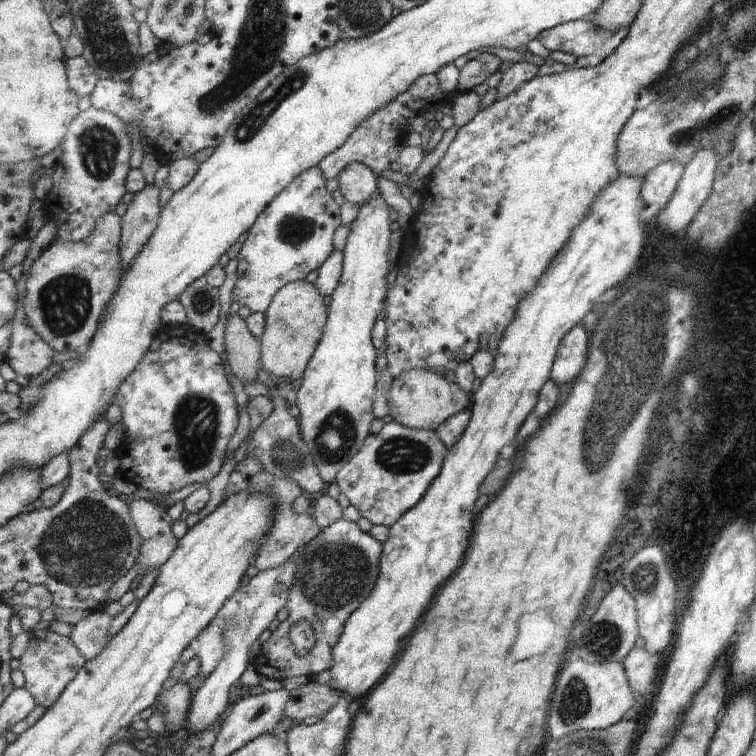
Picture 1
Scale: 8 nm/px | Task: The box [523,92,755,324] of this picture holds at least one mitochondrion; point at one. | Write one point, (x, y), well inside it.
(686, 138)

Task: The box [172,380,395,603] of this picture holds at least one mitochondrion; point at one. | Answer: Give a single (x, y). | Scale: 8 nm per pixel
(335, 437)

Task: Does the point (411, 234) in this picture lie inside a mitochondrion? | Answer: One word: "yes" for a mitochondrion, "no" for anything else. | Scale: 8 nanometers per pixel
no

